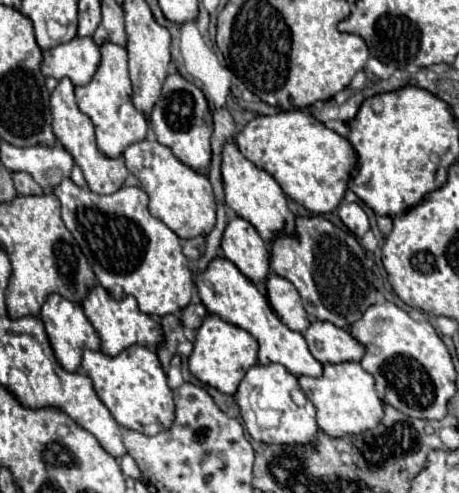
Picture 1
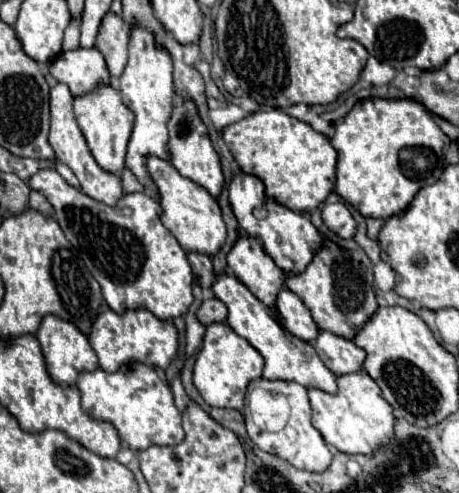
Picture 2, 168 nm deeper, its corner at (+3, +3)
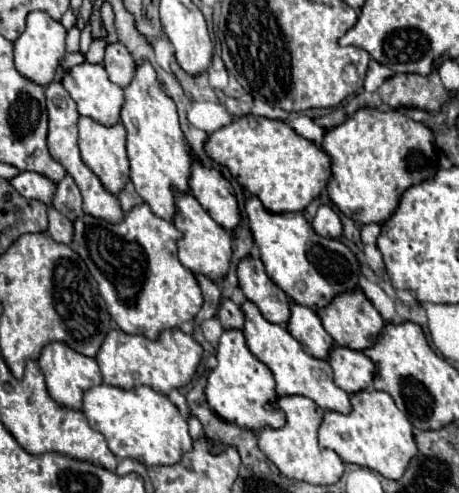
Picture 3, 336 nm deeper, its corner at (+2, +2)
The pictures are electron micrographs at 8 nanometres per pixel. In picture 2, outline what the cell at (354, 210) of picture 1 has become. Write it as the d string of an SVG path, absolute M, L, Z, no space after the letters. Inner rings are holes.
M325 204L323 206L323 222L341 238L353 238L357 232L357 222L349 212L347 204Z

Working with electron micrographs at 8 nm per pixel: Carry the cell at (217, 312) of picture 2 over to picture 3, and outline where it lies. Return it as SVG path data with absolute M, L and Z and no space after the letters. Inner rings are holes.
M226 299L220 309L218 309L218 317L224 329L242 329L244 327L244 313L242 307L236 305L234 301Z

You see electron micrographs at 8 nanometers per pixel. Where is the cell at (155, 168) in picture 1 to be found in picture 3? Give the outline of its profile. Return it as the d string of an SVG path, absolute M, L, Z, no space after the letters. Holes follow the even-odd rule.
M178 195L176 199L176 217L174 225L178 231L182 231L182 239L178 241L178 257L180 263L190 269L194 275L206 275L214 283L220 283L228 269L230 269L230 259L232 259L232 235L222 229L204 209L202 205L192 197L192 195Z

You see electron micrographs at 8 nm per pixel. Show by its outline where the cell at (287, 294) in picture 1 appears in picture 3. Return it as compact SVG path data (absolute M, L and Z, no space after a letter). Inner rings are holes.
M304 305L290 307L288 331L292 337L308 351L308 355L316 355L316 359L328 359L328 351L334 347L334 339L326 333L318 313Z

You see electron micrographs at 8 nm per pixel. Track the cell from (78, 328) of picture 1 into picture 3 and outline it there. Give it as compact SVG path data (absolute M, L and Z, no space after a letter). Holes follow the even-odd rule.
M50 343L50 345L46 345L42 355L40 355L40 359L38 359L38 367L40 367L40 371L46 377L48 395L60 407L66 407L66 409L82 411L82 397L84 397L84 393L90 387L102 383L102 375L100 375L96 359L90 359L90 357L84 357L84 355L72 351L66 343Z

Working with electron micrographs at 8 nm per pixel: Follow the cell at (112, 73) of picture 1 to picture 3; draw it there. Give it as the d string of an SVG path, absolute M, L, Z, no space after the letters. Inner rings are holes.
M80 117L78 121L78 147L80 157L86 163L86 167L102 181L102 185L112 193L118 195L124 185L128 183L128 155L126 155L126 131L118 123L114 127L104 127L88 117Z

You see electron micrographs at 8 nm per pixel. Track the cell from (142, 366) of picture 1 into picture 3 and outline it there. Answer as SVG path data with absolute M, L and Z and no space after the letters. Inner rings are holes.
M96 385L84 393L84 417L90 427L100 431L110 451L118 459L136 459L142 465L176 465L184 453L192 449L192 437L188 435L188 423L180 415L178 407L150 387L118 389L112 385Z

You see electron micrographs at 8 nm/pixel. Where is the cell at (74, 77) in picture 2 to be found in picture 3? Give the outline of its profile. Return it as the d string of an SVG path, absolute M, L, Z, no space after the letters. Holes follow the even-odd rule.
M82 63L74 67L62 81L64 89L78 105L78 113L100 125L116 125L124 105L124 91L108 79L102 65Z

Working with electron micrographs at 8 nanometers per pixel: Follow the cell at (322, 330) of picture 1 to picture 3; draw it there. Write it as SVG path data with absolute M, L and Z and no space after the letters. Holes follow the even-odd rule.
M334 347L330 353L330 367L334 371L334 383L348 395L364 391L374 379L374 363L362 351L346 347Z

